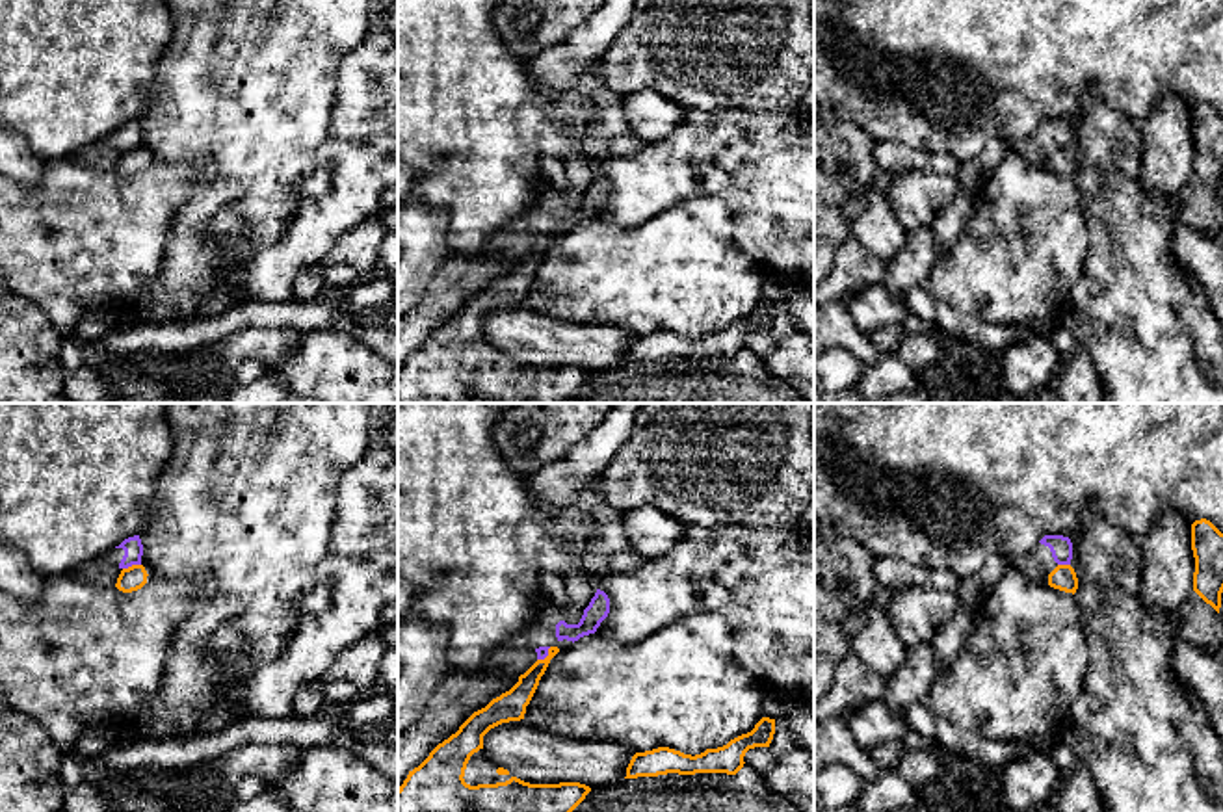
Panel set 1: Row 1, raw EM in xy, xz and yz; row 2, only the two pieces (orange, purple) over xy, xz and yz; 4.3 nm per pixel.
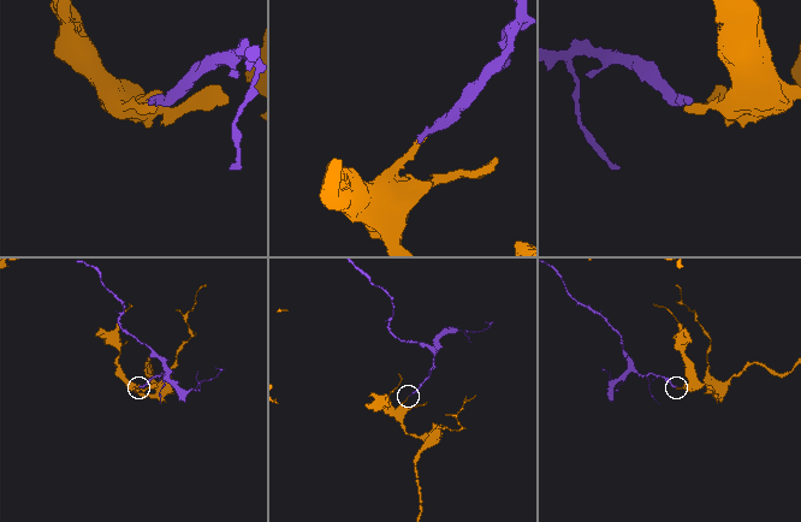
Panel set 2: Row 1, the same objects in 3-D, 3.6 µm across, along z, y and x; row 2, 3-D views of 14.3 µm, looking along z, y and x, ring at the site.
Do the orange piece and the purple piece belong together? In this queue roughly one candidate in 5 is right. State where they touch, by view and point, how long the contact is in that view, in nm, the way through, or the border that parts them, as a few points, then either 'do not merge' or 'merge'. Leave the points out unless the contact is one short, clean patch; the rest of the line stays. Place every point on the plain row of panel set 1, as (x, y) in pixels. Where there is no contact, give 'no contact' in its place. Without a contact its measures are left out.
xy (132, 149) | 80 nm | across xy (132, 162), (132, 149), (132, 130) | merge

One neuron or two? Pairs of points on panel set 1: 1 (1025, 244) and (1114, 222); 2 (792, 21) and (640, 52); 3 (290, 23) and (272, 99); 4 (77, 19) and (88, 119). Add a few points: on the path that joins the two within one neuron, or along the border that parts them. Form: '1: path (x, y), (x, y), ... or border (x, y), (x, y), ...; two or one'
1: border (1077, 186), (1082, 197), (1088, 240), (1082, 272); two
2: path (755, 21), (725, 21), (709, 32), (677, 41); one
3: path (274, 41), (274, 80); one
4: path (77, 43), (77, 95); one

